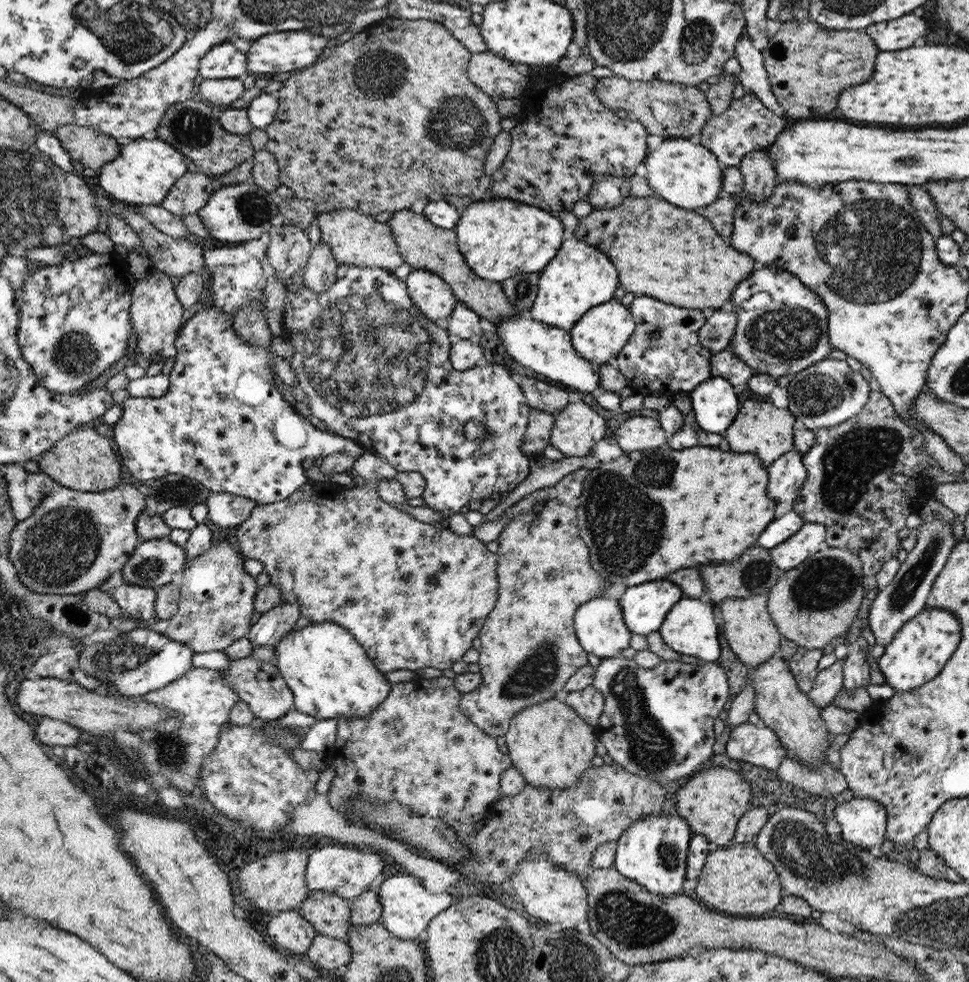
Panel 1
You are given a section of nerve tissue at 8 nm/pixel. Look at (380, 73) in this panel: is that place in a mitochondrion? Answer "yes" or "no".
yes

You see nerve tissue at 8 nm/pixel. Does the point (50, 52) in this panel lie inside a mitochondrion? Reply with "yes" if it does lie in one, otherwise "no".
no

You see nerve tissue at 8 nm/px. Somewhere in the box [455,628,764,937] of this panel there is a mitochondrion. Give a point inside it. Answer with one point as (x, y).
(651, 748)

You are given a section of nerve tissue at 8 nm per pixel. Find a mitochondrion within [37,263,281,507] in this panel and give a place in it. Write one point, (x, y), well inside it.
(76, 354)

